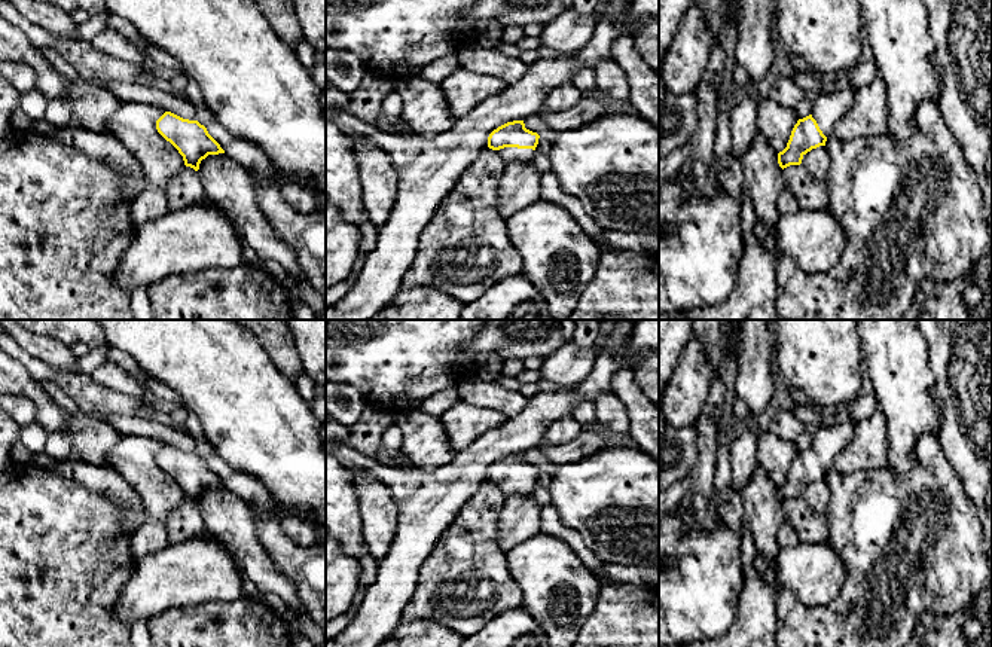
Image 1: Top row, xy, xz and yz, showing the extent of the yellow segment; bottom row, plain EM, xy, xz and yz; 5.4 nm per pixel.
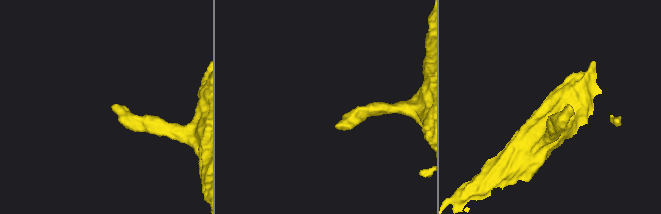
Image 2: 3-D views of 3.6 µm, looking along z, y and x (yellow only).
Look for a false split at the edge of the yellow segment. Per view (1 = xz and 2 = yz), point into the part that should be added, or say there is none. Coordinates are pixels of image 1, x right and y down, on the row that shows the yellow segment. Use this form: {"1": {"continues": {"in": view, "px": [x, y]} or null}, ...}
{"1": {"continues": {"in": "xz", "px": [507, 153]}}, "2": {"continues": {"in": "yz", "px": [830, 107]}}}

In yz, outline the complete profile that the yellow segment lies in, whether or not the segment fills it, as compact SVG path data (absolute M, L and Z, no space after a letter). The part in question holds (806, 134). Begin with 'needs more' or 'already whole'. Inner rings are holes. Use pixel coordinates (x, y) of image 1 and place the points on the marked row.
needs more | M834 83L828 92L818 95L812 113L797 120L787 147L778 153L778 164L782 170L800 165L808 152L825 146L833 128L849 112L855 92L857 88Z

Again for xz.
needs more | M524 120L507 122L488 137L488 147L495 150L506 164L531 161L540 135L525 128Z

